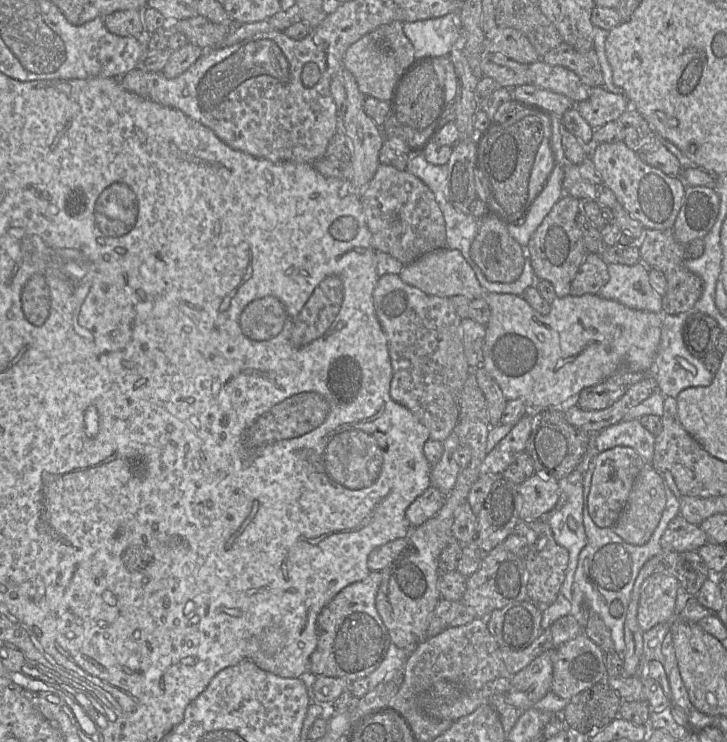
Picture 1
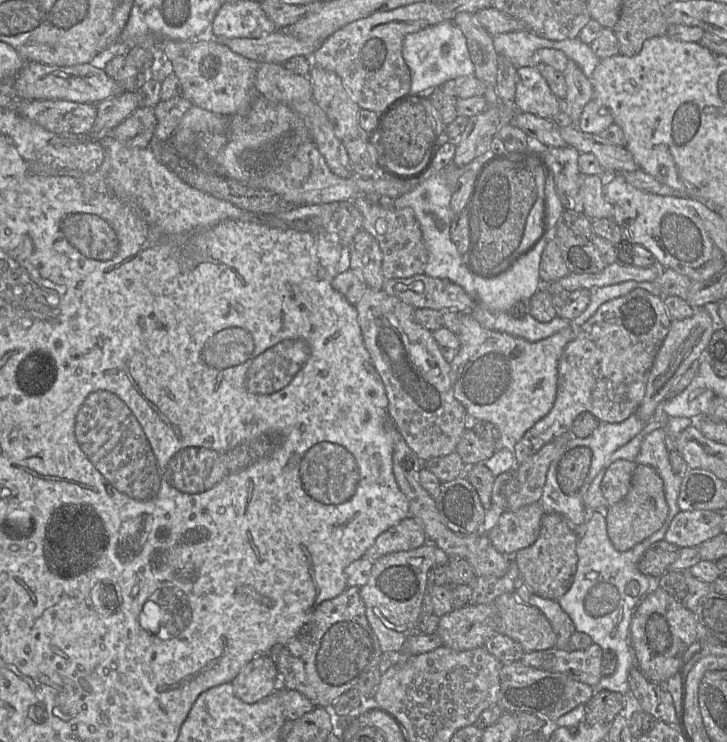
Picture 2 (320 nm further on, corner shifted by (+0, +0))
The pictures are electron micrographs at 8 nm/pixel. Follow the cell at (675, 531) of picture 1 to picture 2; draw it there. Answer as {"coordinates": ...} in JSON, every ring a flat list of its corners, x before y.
{"coordinates":[[664,539,654,543,645,551,638,562,640,572,659,579,678,559,680,549]]}

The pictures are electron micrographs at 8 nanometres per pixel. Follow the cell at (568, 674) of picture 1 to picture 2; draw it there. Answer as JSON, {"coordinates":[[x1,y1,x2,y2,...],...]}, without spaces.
{"coordinates":[[517,661,504,664,501,668,499,700,496,704,503,713,515,716,528,713,555,723,577,706,585,705,592,696,590,685,576,681,564,673,536,669]]}

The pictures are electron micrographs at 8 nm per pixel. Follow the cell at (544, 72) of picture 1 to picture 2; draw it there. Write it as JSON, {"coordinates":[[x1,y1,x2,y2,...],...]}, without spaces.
{"coordinates":[[535,67,517,69,514,107,521,113,531,113,550,119,563,109,562,101,551,91]]}

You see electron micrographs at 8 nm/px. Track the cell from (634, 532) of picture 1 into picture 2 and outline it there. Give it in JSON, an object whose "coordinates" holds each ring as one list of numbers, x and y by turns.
{"coordinates":[[638,465,627,495,605,511,607,532,613,546,620,552,630,550,657,532,663,526,668,512,662,478,653,467]]}

